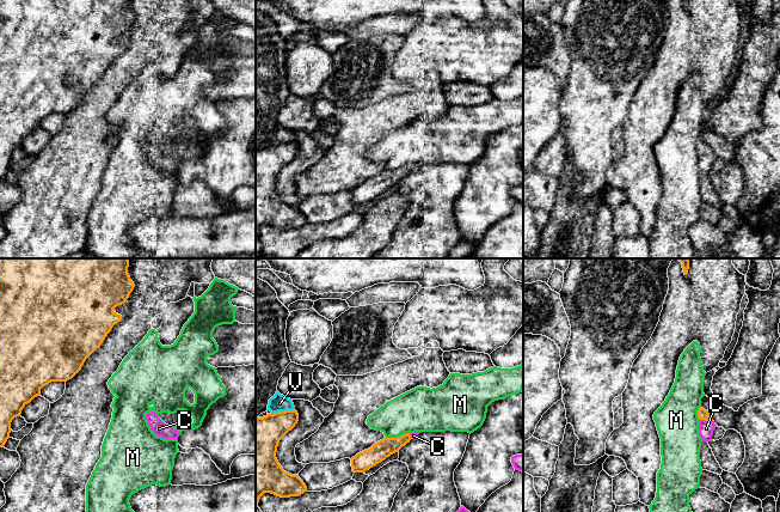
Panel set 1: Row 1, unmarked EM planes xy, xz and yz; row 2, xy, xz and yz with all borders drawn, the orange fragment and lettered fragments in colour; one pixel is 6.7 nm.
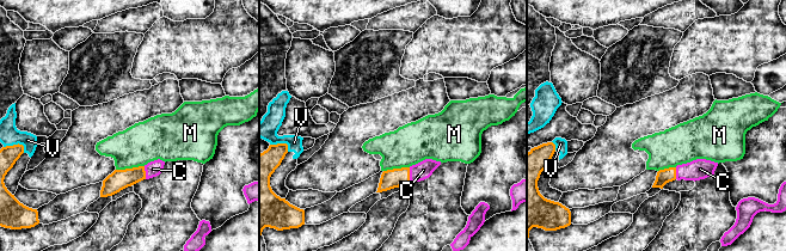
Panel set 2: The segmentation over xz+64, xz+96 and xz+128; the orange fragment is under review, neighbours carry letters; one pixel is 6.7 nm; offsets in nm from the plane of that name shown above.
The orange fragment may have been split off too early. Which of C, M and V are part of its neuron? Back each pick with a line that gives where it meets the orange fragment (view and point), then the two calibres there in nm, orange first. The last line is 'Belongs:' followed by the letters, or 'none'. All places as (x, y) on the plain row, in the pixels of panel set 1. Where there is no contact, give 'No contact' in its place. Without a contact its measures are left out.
C: Touches orange at yz (706, 152). Thickness 70 nm (orange) against 100 nm
Belongs: C

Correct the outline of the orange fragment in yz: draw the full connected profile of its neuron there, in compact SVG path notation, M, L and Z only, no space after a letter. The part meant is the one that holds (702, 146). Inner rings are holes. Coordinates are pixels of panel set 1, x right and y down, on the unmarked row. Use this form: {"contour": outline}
{"contour": "M701 139L698 142L698 150L699 150L699 166L702 173L708 175L712 172L712 166L717 157L714 156L708 144Z"}

